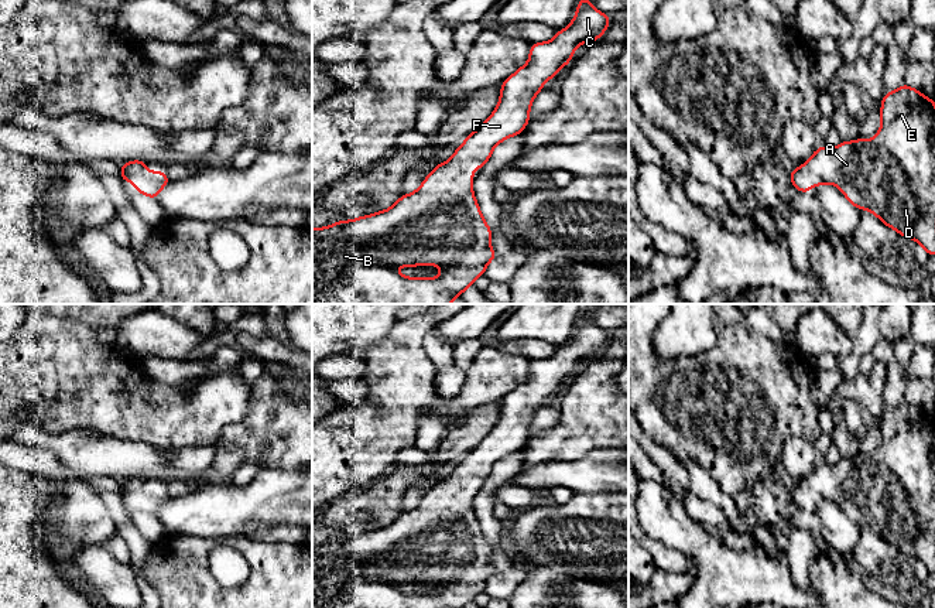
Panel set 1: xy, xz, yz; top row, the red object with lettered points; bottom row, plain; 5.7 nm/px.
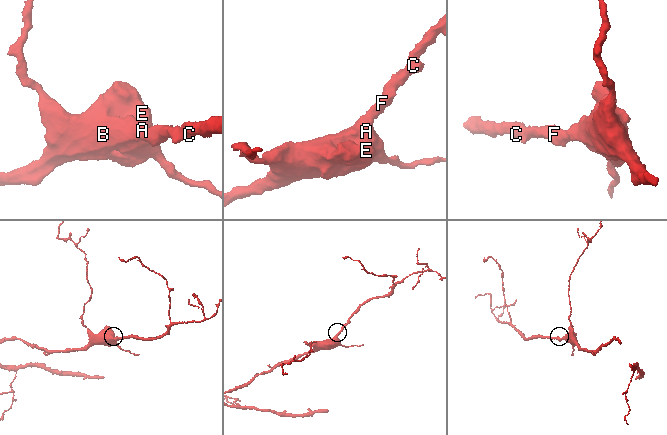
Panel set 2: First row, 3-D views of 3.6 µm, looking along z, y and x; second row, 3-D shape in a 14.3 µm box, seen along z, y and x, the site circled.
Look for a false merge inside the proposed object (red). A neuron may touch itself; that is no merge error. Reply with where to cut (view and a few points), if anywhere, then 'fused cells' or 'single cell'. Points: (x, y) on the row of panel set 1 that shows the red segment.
no cut; single cell

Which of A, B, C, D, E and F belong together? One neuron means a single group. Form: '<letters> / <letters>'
A B C D E F

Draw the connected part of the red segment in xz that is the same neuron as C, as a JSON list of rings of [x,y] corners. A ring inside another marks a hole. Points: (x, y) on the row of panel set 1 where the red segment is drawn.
[[[579,0],[572,23],[559,30],[551,41],[530,44],[528,62],[501,82],[500,100],[490,117],[466,136],[465,143],[455,148],[449,161],[438,163],[417,191],[400,197],[386,211],[312,229],[312,304],[449,304],[473,286],[477,277],[484,276],[486,266],[497,255],[490,246],[493,232],[482,216],[472,189],[475,175],[469,171],[483,168],[499,143],[523,133],[530,122],[531,103],[544,83],[572,61],[579,44],[602,38],[609,24],[610,16],[596,10],[589,0]],[[427,264],[442,267],[443,271],[435,279],[414,279],[394,270],[398,266]]]

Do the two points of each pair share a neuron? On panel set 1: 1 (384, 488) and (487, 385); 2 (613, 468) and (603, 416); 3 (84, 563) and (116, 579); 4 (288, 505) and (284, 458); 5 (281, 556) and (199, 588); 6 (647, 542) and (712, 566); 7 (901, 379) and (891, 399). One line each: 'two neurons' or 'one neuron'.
1: two neurons
2: two neurons
3: one neuron
4: two neurons
5: one neuron
6: two neurons
7: one neuron

